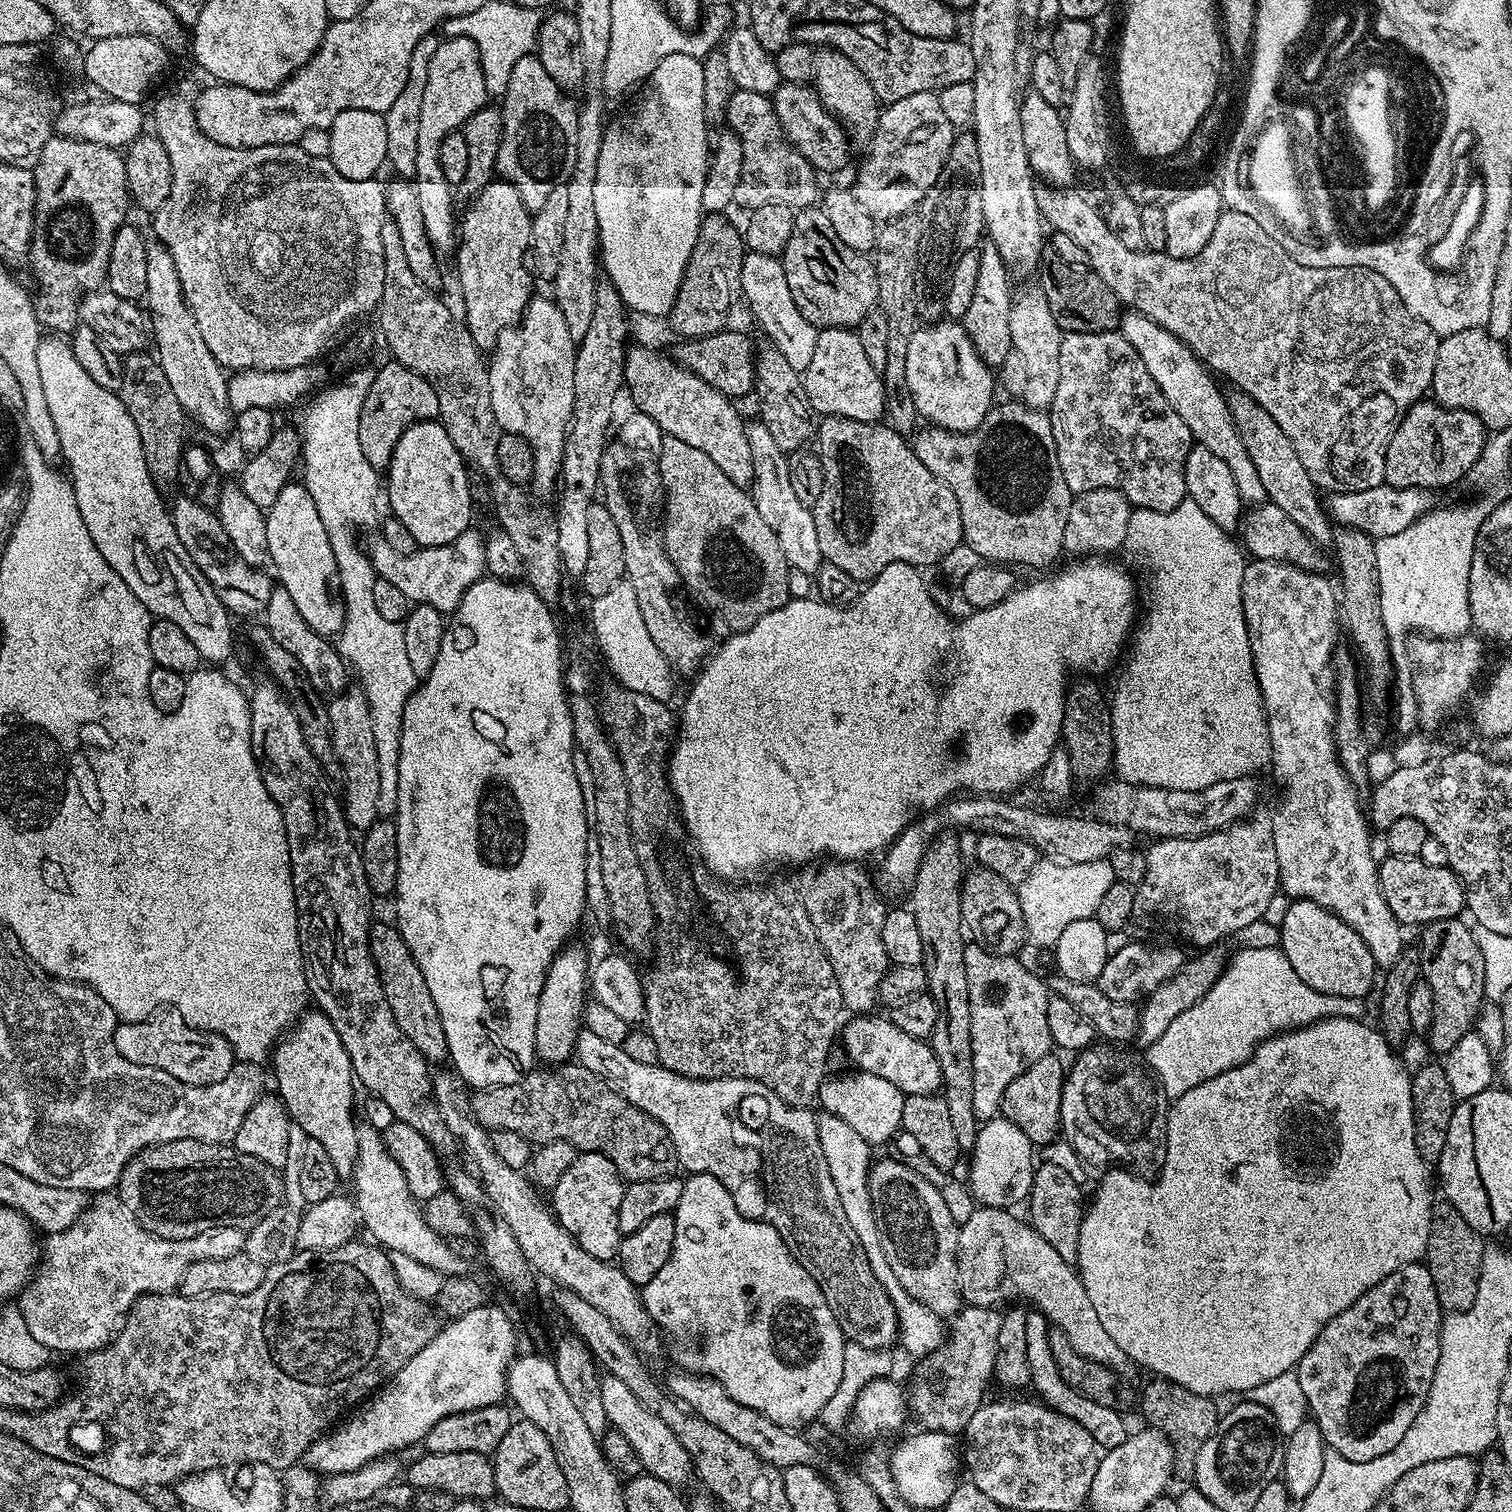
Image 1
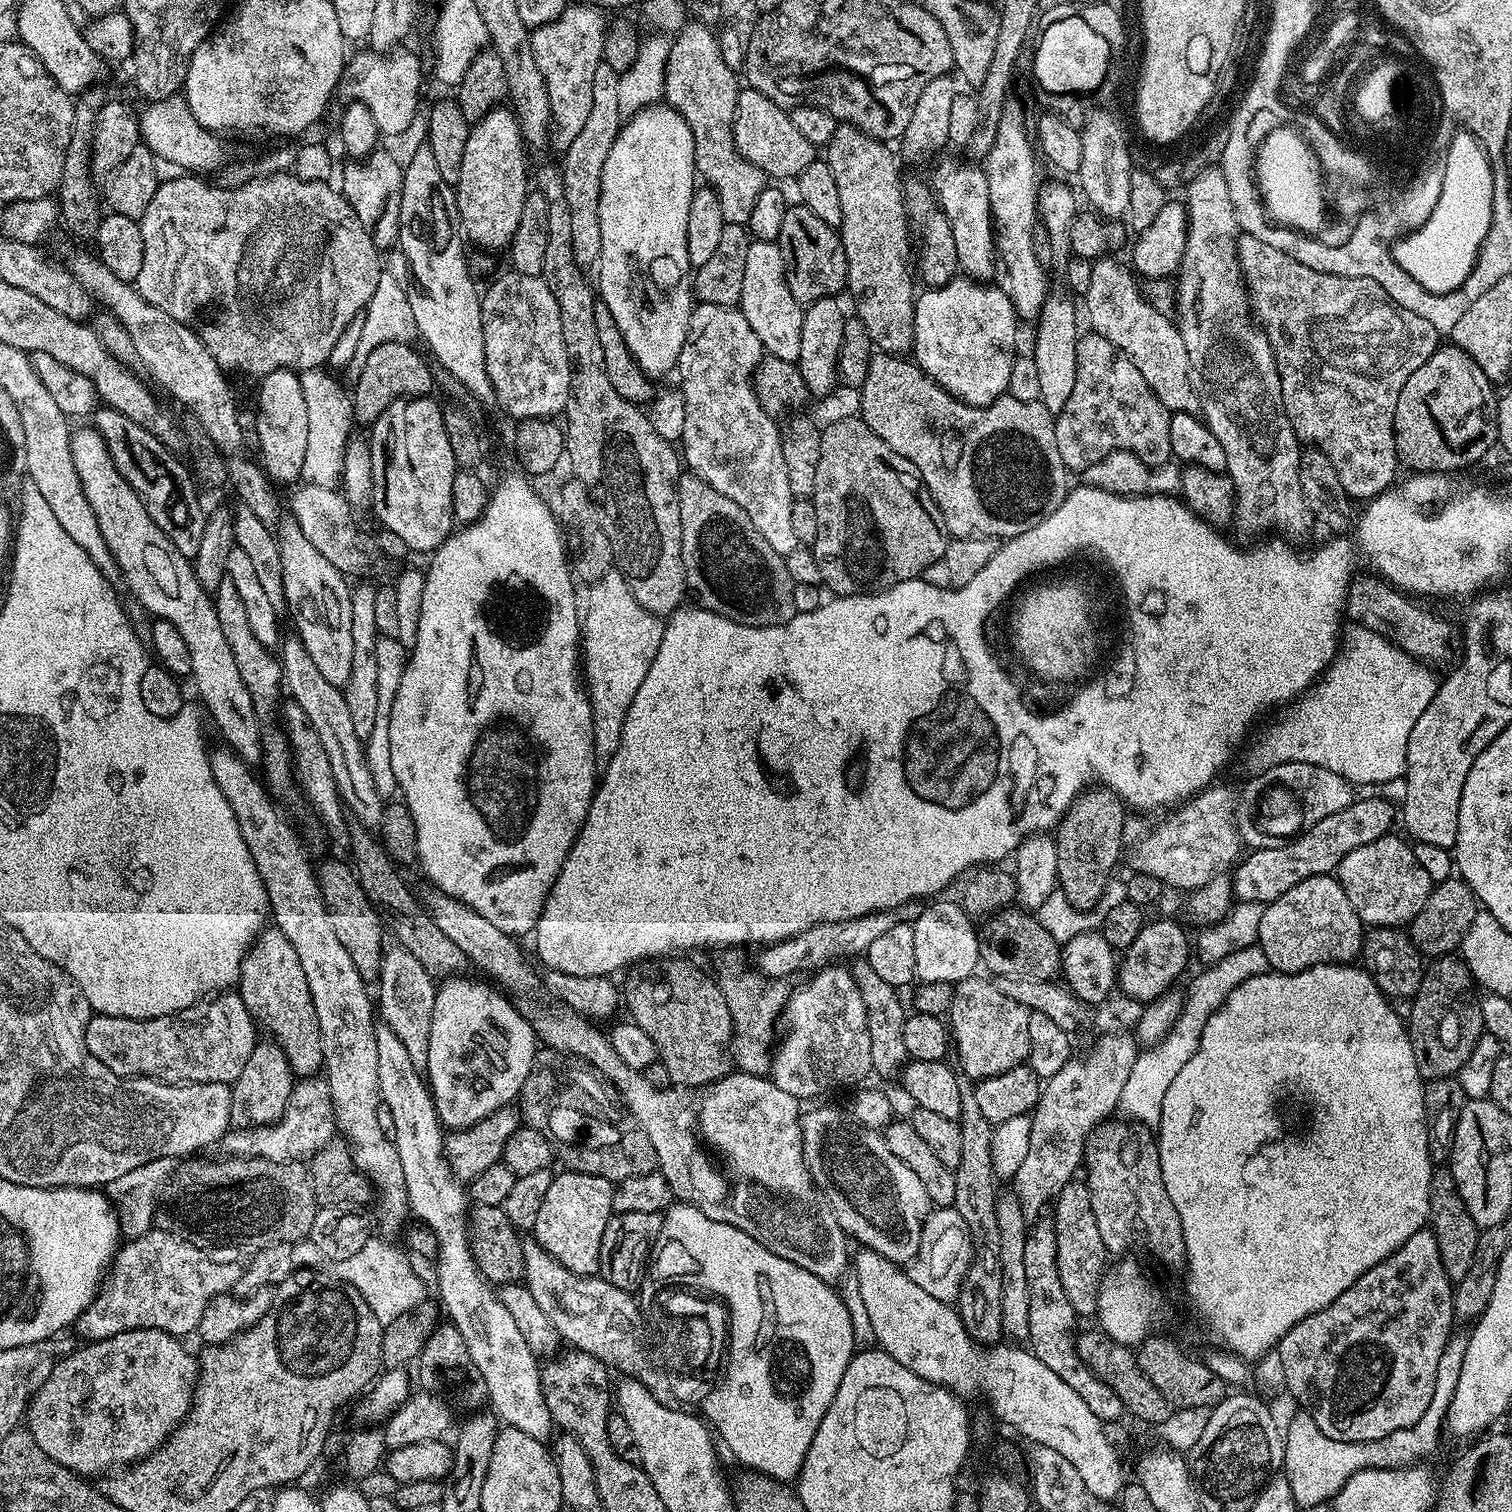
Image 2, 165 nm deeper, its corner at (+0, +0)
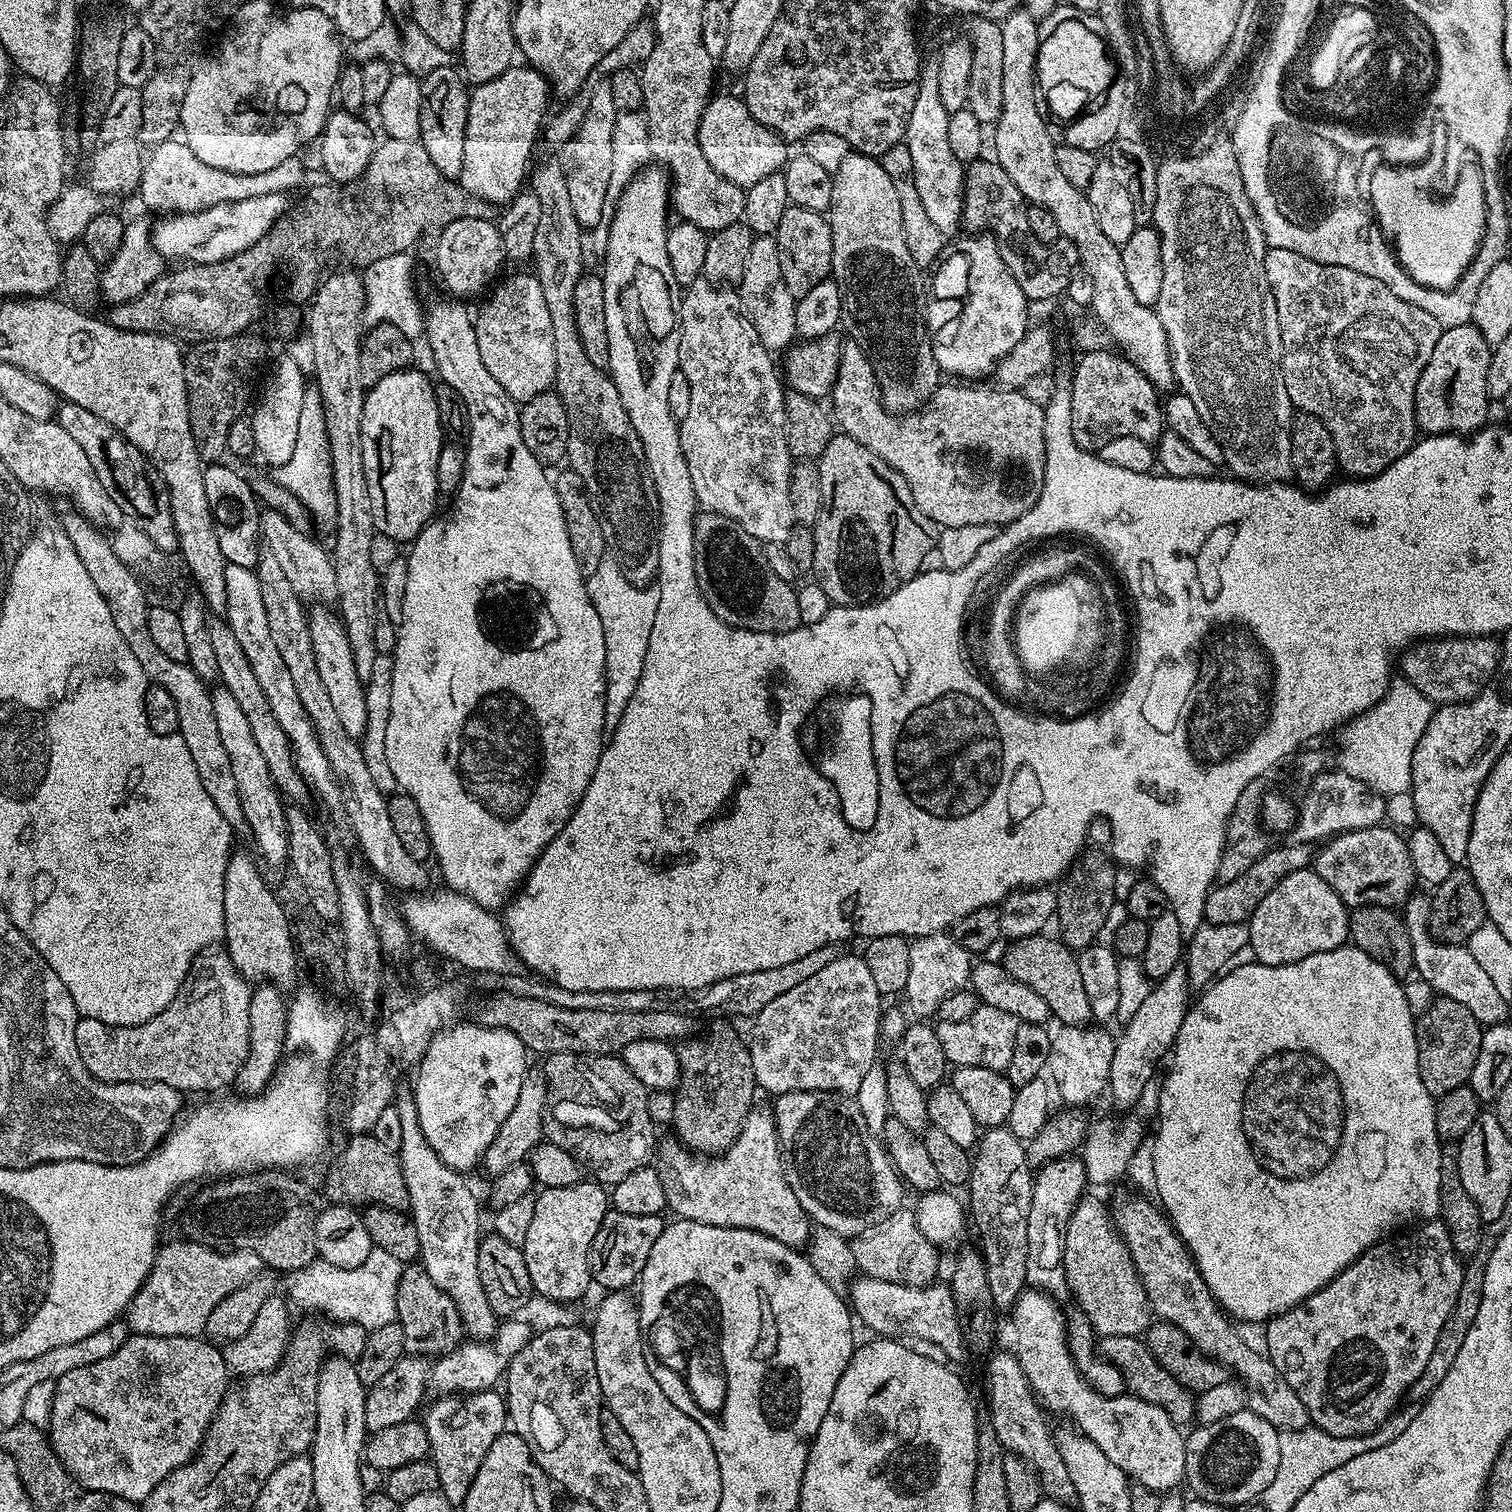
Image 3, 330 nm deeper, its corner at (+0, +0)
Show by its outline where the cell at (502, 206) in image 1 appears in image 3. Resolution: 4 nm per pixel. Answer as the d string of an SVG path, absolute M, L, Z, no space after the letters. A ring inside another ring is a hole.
M513 66L507 68L498 78L485 84L477 84L468 97L468 117L466 118L466 147L462 153L462 174L458 183L470 196L483 200L489 205L507 205L515 196L520 195L526 184L529 171L528 159L532 156L532 146L542 132L542 125L549 115L548 96L550 85L541 72L531 66Z

